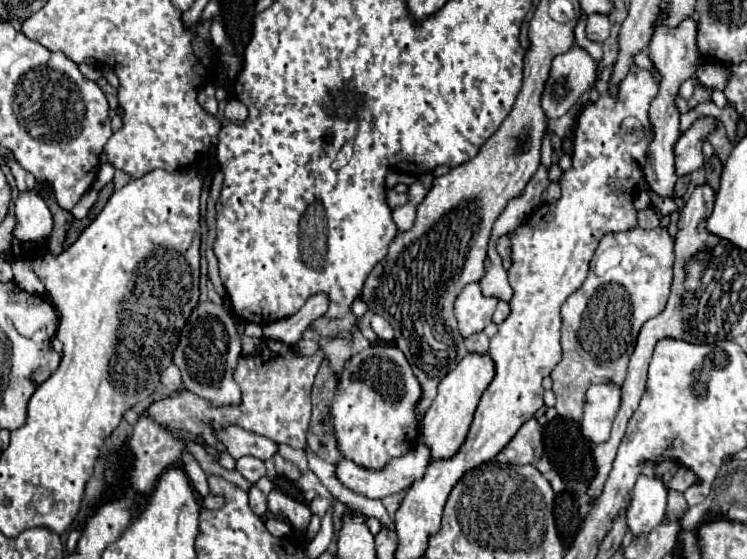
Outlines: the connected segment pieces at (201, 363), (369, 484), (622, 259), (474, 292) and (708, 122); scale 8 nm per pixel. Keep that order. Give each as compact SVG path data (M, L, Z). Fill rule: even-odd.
M199 302L191 316L187 318L179 344L173 354L173 364L181 370L183 388L191 390L203 400L209 400L211 406L239 406L241 390L233 380L235 366L241 358L241 336L237 334L235 316L213 302Z
M417 444L417 446L411 448L405 456L393 458L383 470L367 470L367 468L363 468L363 466L359 466L359 464L355 464L355 462L343 458L343 460L337 464L337 476L339 476L339 480L341 480L347 488L351 488L353 492L363 494L363 496L367 496L367 498L377 498L377 500L381 500L381 498L385 498L385 496L389 496L389 494L395 494L395 492L399 492L399 490L409 488L415 480L423 478L423 474L425 474L425 470L427 470L429 462L431 462L431 448L425 446L425 444Z
M639 226L625 232L609 232L601 238L595 256L591 260L591 270L583 286L573 292L565 304L561 306L563 328L561 328L561 344L563 344L563 360L553 368L553 392L557 396L557 412L563 418L581 420L585 392L591 384L615 382L621 384L627 374L629 356L635 348L637 334L641 326L663 312L667 304L669 286L671 286L671 268L673 268L673 238L667 234L667 228L657 226L653 230L643 230Z
M479 282L467 284L455 300L455 318L459 322L459 330L463 336L473 332L481 332L495 312L499 298L485 296L481 292Z
M703 116L693 122L693 126L679 138L675 146L675 168L677 176L691 174L693 170L699 170L703 166L703 154L701 146L707 140L707 136L717 128L715 118Z

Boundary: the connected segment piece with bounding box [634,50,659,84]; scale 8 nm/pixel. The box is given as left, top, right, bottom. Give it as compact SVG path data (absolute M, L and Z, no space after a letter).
M643 50L639 54L635 55L634 63L640 68L649 70L649 72L651 72L651 74L655 76L655 80L657 80L657 84L659 84L659 72L655 70L655 66L653 66L653 62L650 59L648 52L646 50Z

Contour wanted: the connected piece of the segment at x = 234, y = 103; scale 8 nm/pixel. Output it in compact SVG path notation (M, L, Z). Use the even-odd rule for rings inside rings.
M231 98L225 106L225 118L231 122L243 122L247 118L247 108L239 100Z

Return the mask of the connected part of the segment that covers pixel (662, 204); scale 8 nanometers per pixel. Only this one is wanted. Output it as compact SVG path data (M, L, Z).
M647 190L649 192L649 198L651 198L651 202L655 202L655 206L663 212L663 214L671 214L671 212L675 212L675 210L679 210L679 206L671 200L671 198L659 198L659 194L655 194L653 190Z

